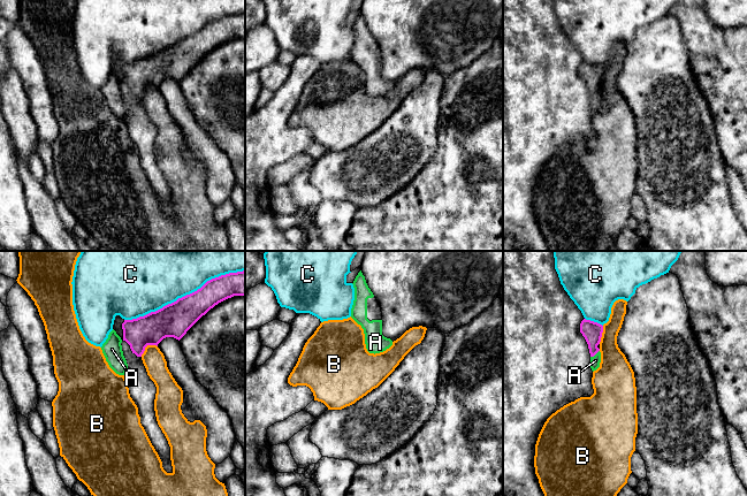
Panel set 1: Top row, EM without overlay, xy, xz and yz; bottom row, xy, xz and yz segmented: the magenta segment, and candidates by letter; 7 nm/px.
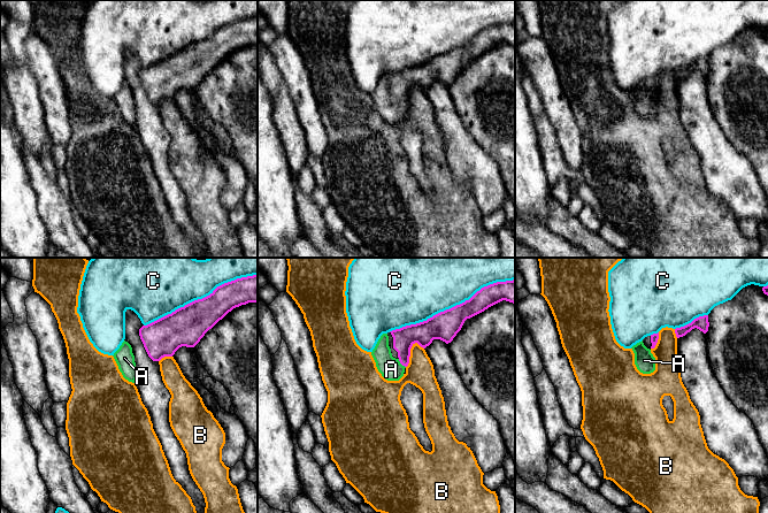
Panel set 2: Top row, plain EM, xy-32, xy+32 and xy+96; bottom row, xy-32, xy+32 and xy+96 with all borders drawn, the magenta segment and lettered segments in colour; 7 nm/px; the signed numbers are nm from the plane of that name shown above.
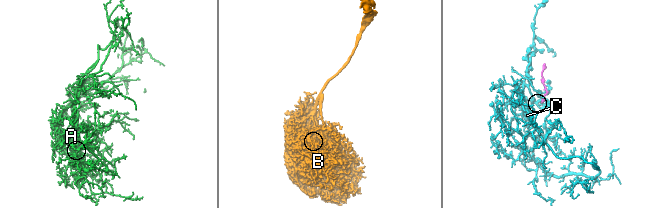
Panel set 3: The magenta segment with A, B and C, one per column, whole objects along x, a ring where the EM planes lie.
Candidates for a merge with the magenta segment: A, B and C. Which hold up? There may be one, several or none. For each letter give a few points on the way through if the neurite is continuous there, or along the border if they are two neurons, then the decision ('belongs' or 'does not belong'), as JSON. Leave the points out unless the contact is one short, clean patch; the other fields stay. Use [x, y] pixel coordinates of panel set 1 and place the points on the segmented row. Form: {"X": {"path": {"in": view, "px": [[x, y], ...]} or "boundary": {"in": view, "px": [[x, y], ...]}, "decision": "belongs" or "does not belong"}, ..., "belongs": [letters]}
{"A": {"path": {"in": "yz", "px": [[592, 332], [594, 355], [595, 360]]}, "decision": "belongs"}, "B": {"boundary": {"in": "xy", "px": [[157, 345], [147, 345], [140, 356]]}, "decision": "does not belong"}, "C": {"decision": "does not belong"}, "belongs": ["A"]}

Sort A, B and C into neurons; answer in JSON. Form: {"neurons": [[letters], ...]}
{"neurons": [["A"], ["B"], ["C"]]}

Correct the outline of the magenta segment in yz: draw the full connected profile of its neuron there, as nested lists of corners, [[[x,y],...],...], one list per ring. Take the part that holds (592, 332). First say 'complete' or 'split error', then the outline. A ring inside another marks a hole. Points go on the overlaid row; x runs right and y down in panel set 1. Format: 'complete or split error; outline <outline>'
split error; outline [[[584,319],[580,323],[580,333],[588,344],[590,353],[590,368],[594,372],[600,367],[601,363],[601,352],[597,345],[601,342],[603,326],[597,322]]]

